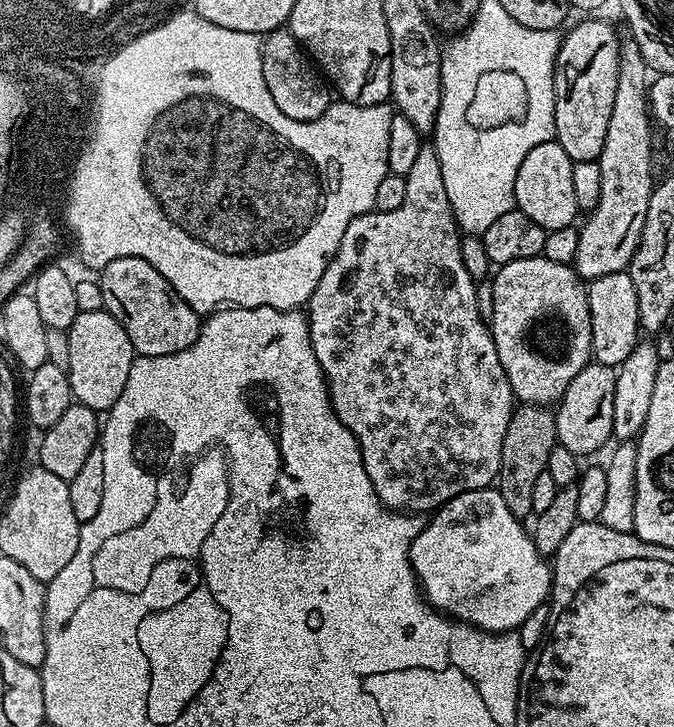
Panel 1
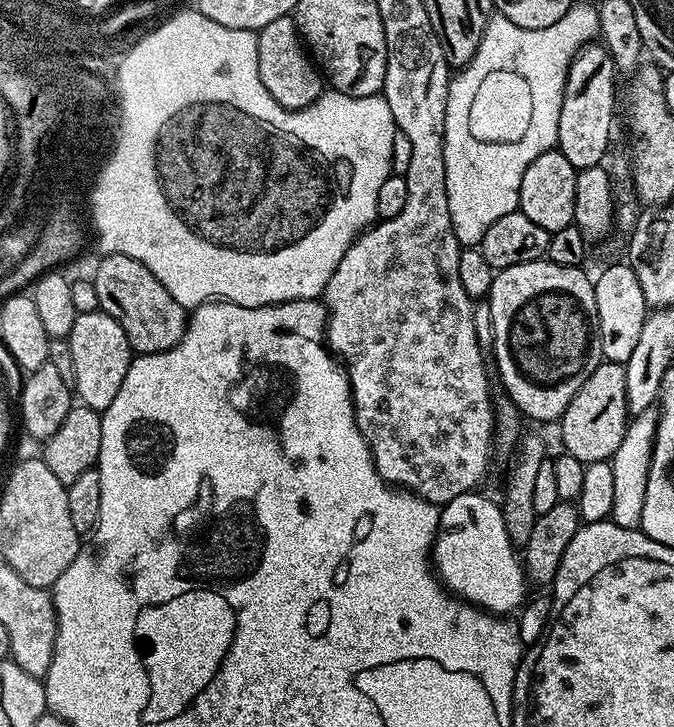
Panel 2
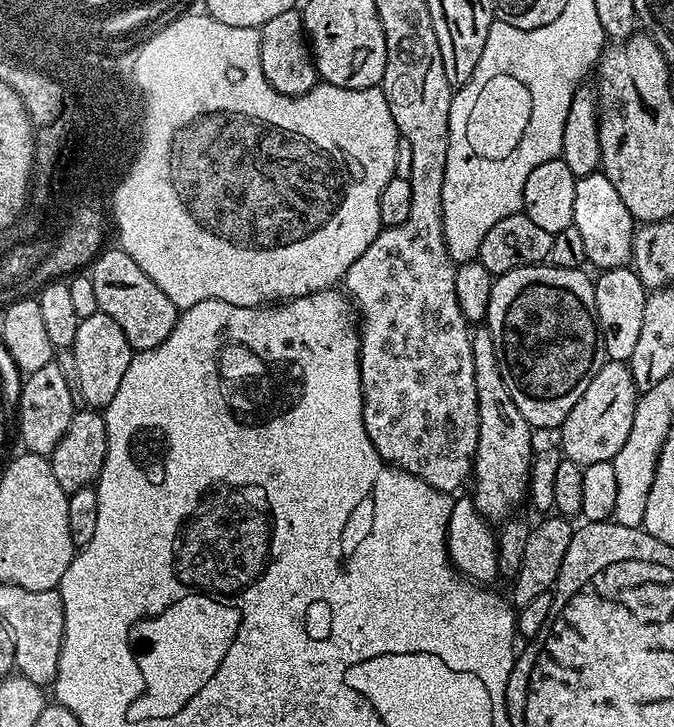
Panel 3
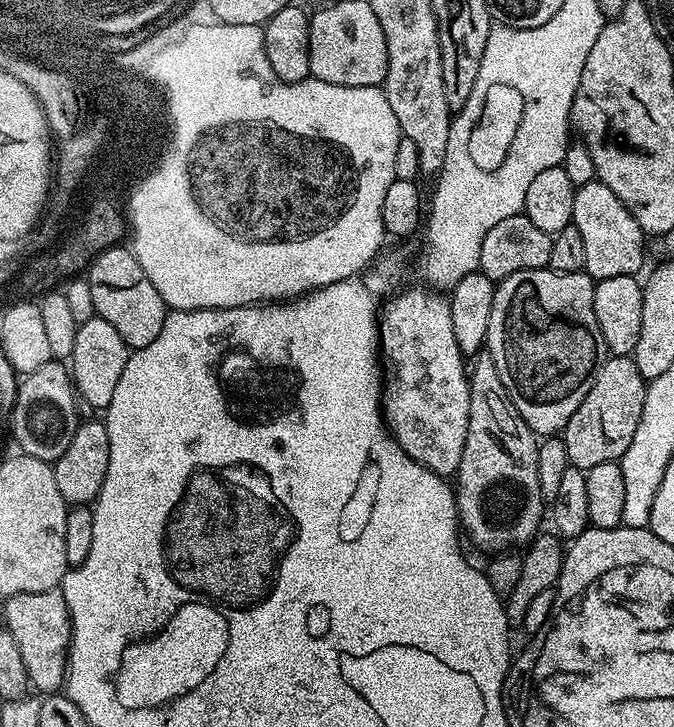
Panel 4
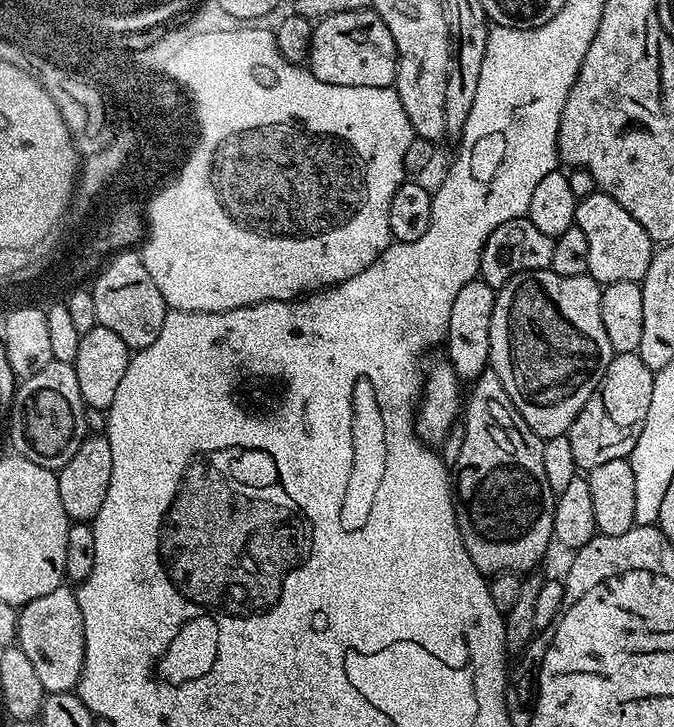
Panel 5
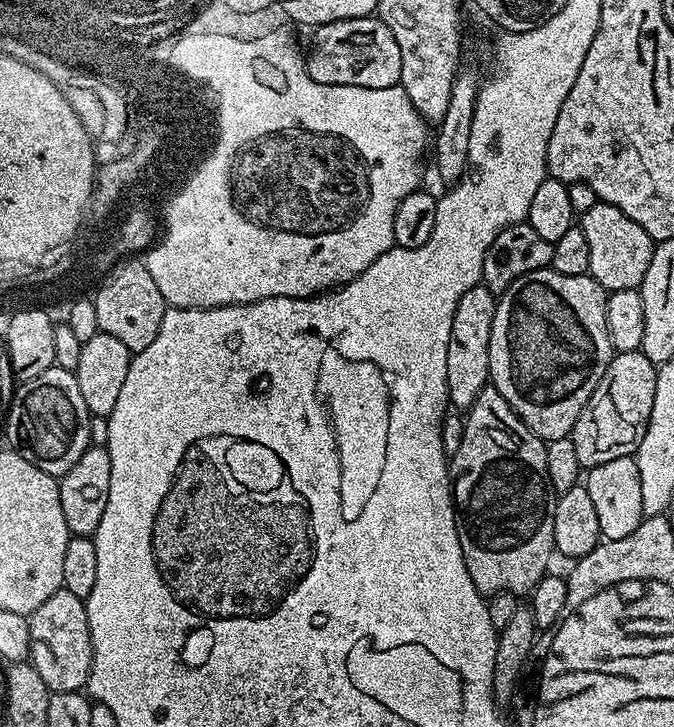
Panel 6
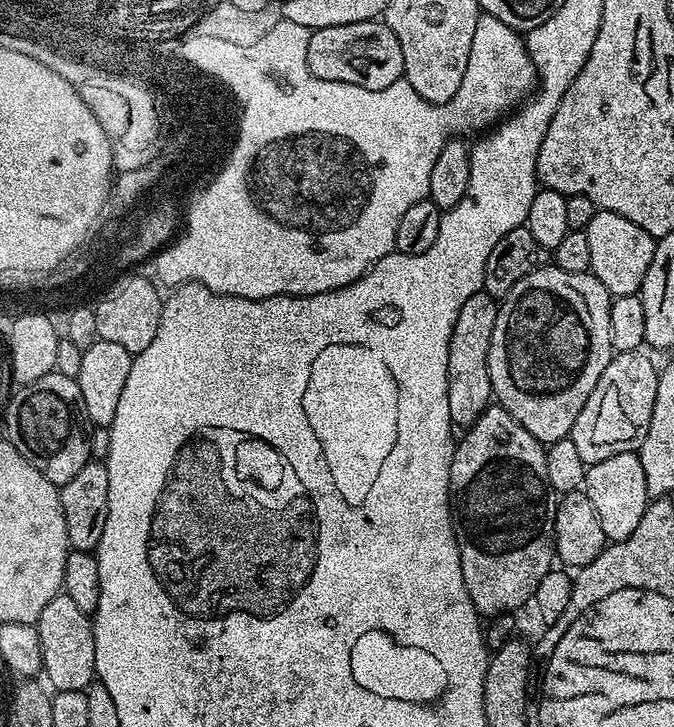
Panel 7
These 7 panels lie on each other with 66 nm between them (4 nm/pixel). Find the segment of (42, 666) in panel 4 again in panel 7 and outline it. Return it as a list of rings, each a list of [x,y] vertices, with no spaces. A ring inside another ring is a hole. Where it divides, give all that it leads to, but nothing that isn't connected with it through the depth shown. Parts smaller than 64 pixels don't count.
[[[61,594],[46,602],[46,610],[42,610],[35,625],[42,646],[42,672],[45,677],[48,675],[47,683],[57,692],[87,690],[96,680],[94,630],[89,613],[78,610],[73,600]]]

